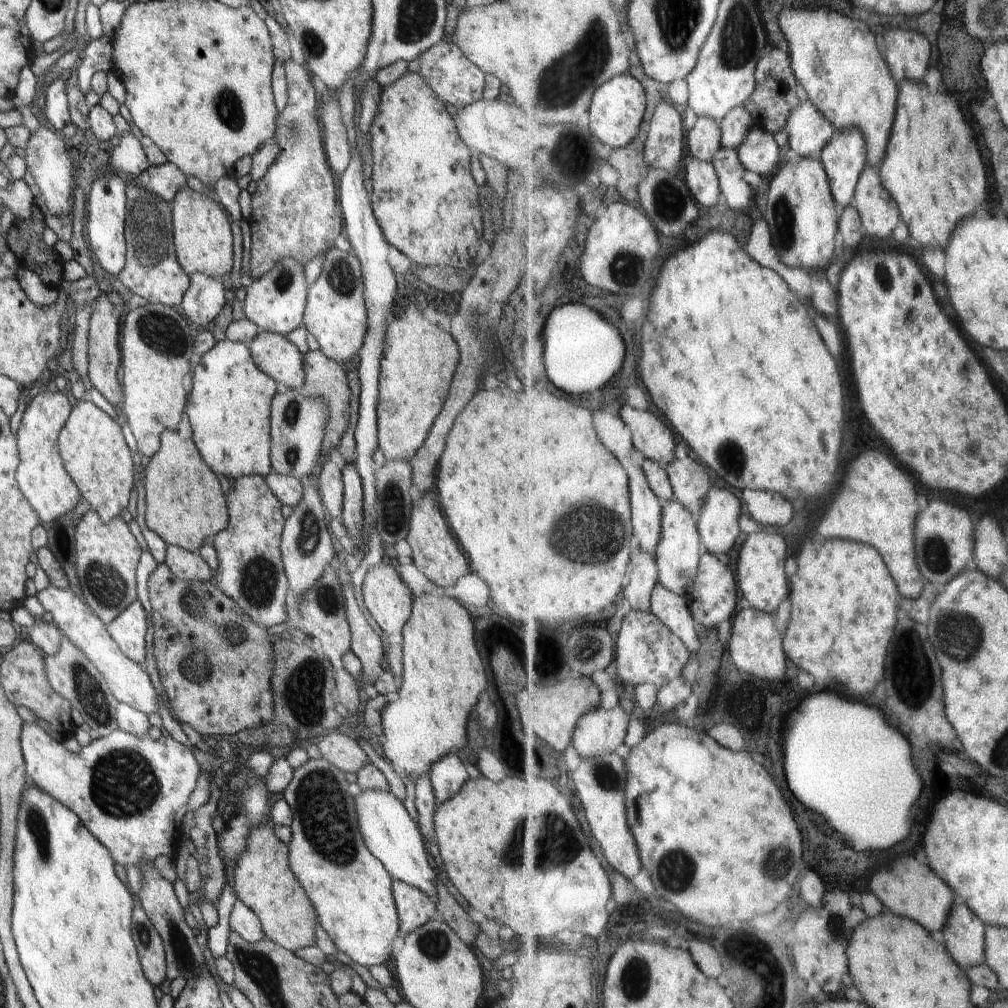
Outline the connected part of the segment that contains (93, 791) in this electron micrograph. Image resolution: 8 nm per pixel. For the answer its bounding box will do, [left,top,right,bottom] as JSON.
[20,722,201,868]

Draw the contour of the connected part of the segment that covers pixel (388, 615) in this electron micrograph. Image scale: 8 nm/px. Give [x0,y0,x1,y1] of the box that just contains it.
[362,564,411,636]

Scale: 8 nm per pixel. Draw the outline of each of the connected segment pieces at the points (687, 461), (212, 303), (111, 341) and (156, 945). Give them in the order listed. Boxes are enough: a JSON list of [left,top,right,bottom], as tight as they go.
[[666,435,712,516],[182,273,226,326],[87,291,124,411],[131,899,167,987]]

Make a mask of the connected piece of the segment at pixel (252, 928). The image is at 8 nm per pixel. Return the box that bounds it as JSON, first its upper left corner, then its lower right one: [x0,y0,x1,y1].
[229,899,266,944]

